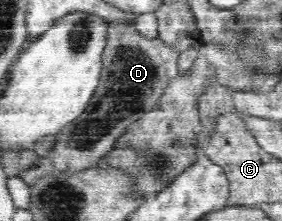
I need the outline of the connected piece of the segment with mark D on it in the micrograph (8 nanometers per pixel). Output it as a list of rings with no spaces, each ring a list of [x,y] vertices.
[[[110,27],[101,82],[94,91],[94,97],[88,101],[88,107],[74,121],[56,131],[50,149],[36,155],[36,167],[30,165],[20,169],[18,177],[30,185],[48,171],[80,171],[102,164],[102,159],[117,149],[129,127],[144,113],[156,109],[170,79],[180,73],[178,60],[181,54],[174,44],[160,38],[148,40],[134,27],[121,30]]]

